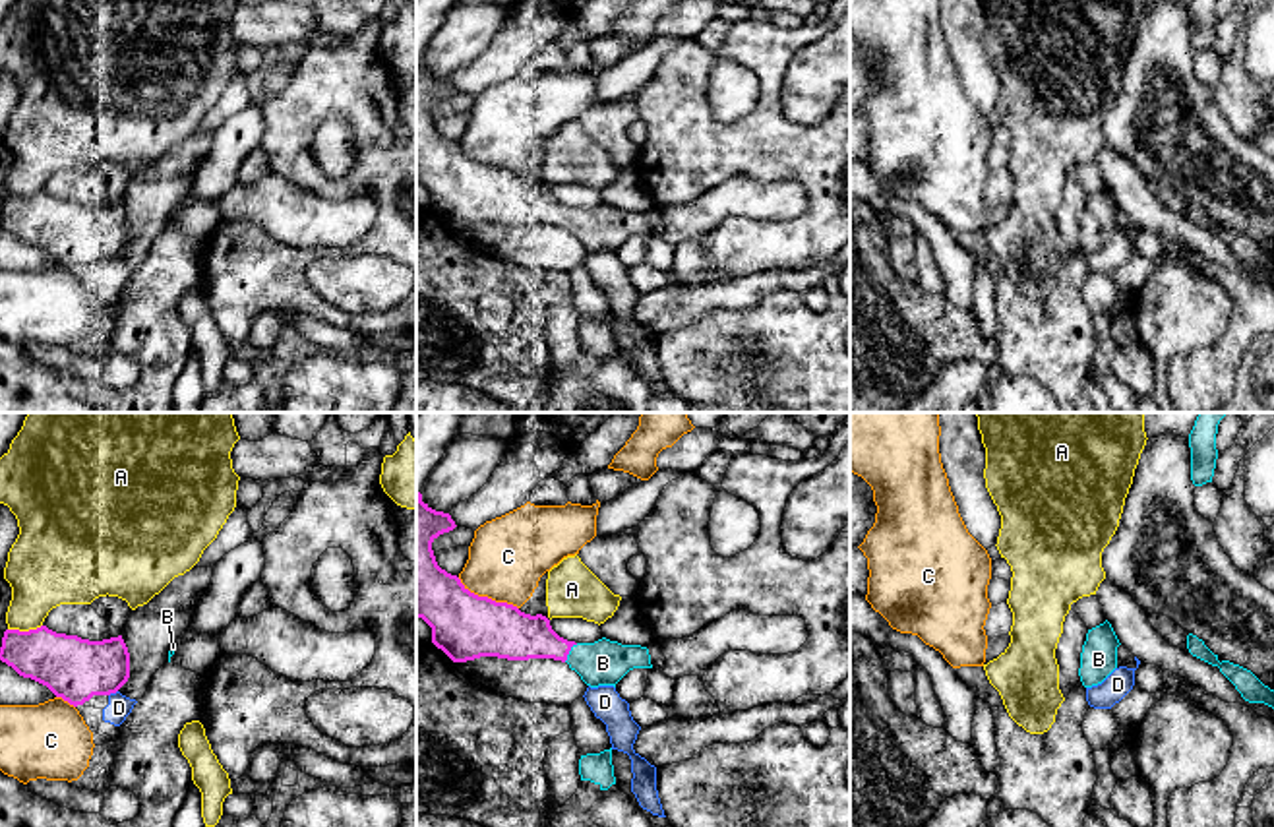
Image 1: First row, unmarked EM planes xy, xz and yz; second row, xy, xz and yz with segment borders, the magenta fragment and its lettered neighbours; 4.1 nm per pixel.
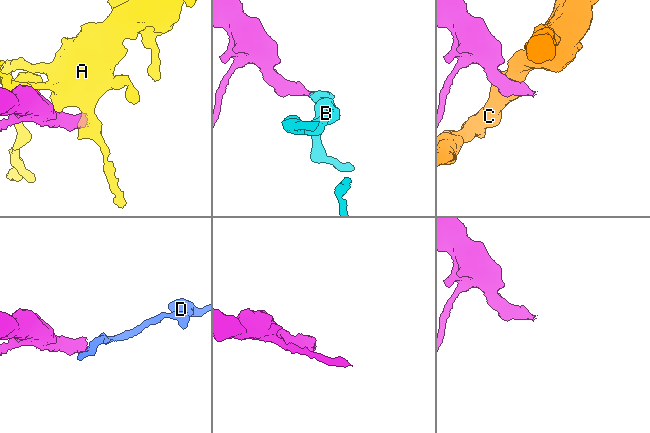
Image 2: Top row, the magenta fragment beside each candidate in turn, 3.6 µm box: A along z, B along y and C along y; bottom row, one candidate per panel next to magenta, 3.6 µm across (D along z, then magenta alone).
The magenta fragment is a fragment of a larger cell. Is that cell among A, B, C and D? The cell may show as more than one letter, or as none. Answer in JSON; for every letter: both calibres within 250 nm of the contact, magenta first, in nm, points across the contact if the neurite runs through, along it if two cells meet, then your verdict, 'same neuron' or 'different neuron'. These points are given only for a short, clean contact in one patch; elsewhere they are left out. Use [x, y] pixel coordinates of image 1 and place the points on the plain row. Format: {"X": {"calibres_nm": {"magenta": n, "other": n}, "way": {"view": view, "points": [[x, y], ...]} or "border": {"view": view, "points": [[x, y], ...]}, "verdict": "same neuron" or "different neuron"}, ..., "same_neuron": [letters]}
{"A": {"calibres_nm": {"magenta": 260, "other": 280}, "verdict": "different neuron"}, "B": {"calibres_nm": {"magenta": 200, "other": 190}, "way": {"view": "xz", "points": [[512, 200], [570, 215], [603, 229]]}, "verdict": "same neuron"}, "C": {"calibres_nm": {"magenta": 280, "other": 320}, "verdict": "different neuron"}, "D": {"calibres_nm": {"magenta": 260, "other": 100}, "verdict": "different neuron"}, "same_neuron": ["B"]}

